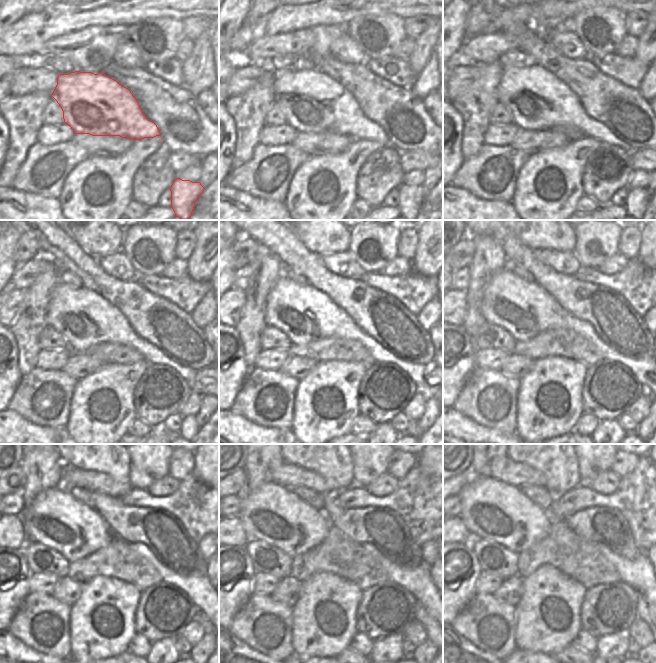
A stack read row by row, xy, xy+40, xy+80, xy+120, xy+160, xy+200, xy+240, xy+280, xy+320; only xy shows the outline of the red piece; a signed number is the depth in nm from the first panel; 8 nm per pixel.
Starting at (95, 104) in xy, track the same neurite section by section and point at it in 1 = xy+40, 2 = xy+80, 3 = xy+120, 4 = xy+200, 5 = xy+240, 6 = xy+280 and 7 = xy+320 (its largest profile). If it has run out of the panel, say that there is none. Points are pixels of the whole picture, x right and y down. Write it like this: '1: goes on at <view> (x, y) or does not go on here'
1: goes on at xy+40 (311, 101)
2: goes on at xy+80 (537, 100)
3: goes on at xy+120 (84, 318)
4: goes on at xy+200 (525, 309)
5: goes on at xy+240 (54, 518)
6: goes on at xy+280 (272, 513)
7: goes on at xy+320 (491, 509)

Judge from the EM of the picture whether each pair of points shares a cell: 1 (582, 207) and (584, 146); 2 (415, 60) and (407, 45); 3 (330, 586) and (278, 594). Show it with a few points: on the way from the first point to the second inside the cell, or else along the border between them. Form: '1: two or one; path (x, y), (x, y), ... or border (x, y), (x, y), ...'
1: two; border (583, 194), (574, 209)
2: two; border (415, 40), (413, 52), (407, 60)
3: two; border (301, 582), (299, 598), (292, 608)

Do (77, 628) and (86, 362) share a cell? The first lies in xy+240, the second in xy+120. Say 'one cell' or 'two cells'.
two cells

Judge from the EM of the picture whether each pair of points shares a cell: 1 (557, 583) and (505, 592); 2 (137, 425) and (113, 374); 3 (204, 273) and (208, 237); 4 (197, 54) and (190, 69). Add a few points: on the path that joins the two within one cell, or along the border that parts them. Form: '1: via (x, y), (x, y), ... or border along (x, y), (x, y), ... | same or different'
1: border along (523, 578), (523, 594), (515, 606) | different
2: border along (136, 417), (129, 425), (126, 433) | different
3: via (204, 264), (204, 246) | same
4: via (196, 58), (192, 65) | same

